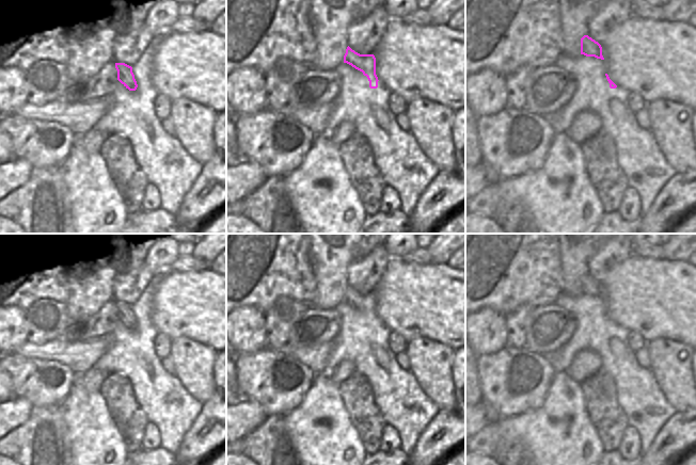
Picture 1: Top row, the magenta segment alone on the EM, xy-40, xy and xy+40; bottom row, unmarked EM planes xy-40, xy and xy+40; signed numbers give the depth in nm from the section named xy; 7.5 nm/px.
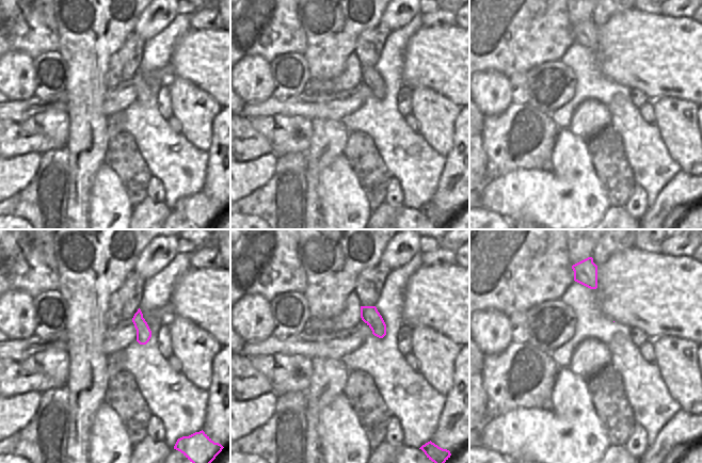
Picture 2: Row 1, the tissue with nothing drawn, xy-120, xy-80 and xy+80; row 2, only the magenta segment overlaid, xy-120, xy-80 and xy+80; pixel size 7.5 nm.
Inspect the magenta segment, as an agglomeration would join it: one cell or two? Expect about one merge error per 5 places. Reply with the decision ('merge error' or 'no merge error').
no merge error

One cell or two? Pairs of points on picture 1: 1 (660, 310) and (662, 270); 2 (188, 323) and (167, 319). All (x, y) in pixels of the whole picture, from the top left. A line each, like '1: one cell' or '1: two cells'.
1: one cell
2: one cell

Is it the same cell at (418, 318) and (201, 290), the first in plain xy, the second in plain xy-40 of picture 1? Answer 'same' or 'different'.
same

